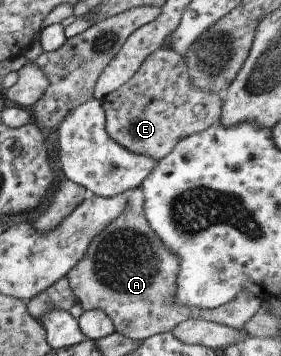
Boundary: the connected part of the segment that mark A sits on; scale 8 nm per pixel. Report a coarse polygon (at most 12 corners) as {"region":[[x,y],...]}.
{"region":[[143,189],[67,274],[85,310],[144,340],[203,319],[237,331],[249,292],[217,309],[173,301],[179,257]]}

